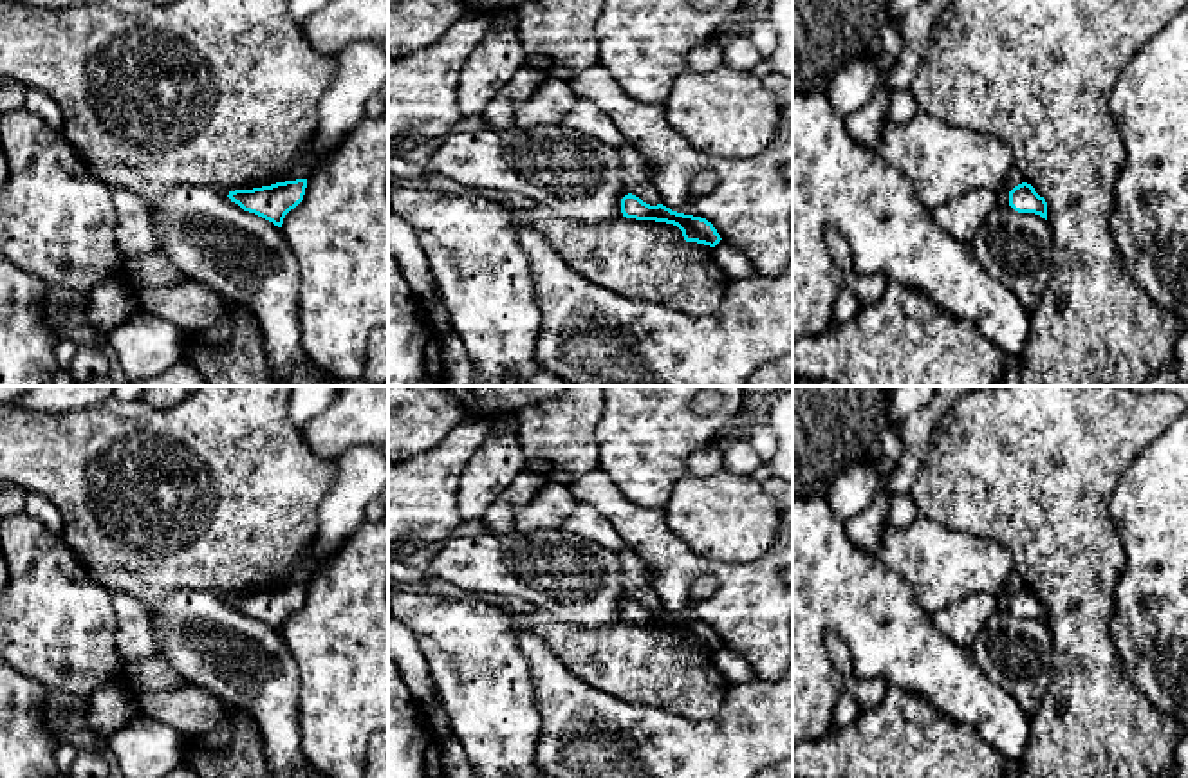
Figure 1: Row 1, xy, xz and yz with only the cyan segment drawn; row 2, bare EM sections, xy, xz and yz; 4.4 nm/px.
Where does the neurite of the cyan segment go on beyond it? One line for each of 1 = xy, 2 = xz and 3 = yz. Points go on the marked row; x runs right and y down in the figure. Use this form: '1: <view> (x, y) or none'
1: none
2: none
3: none

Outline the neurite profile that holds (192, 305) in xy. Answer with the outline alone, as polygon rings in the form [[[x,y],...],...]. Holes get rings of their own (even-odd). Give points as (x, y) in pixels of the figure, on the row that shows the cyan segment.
[[[190,276],[173,287],[139,289],[137,301],[141,309],[175,325],[182,334],[202,332],[226,314],[222,296]]]

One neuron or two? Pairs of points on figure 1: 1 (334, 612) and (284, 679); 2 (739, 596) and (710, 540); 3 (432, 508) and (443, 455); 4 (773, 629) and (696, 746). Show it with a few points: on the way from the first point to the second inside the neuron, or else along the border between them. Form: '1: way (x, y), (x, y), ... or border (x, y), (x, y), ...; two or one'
1: border (280, 632), (296, 668), (298, 706); two
2: border (681, 538), (710, 558), (750, 562), (761, 556); two
3: way (432, 495), (432, 479), (441, 468); one
4: border (755, 676), (773, 681); two

